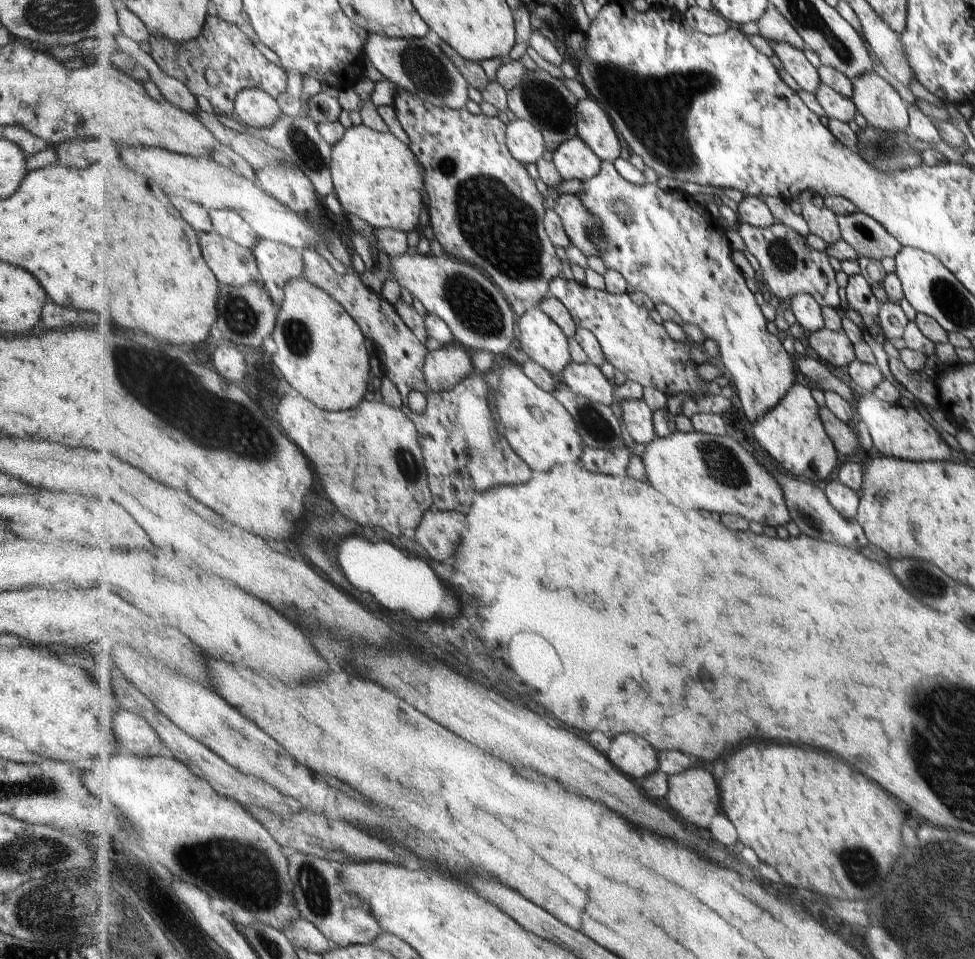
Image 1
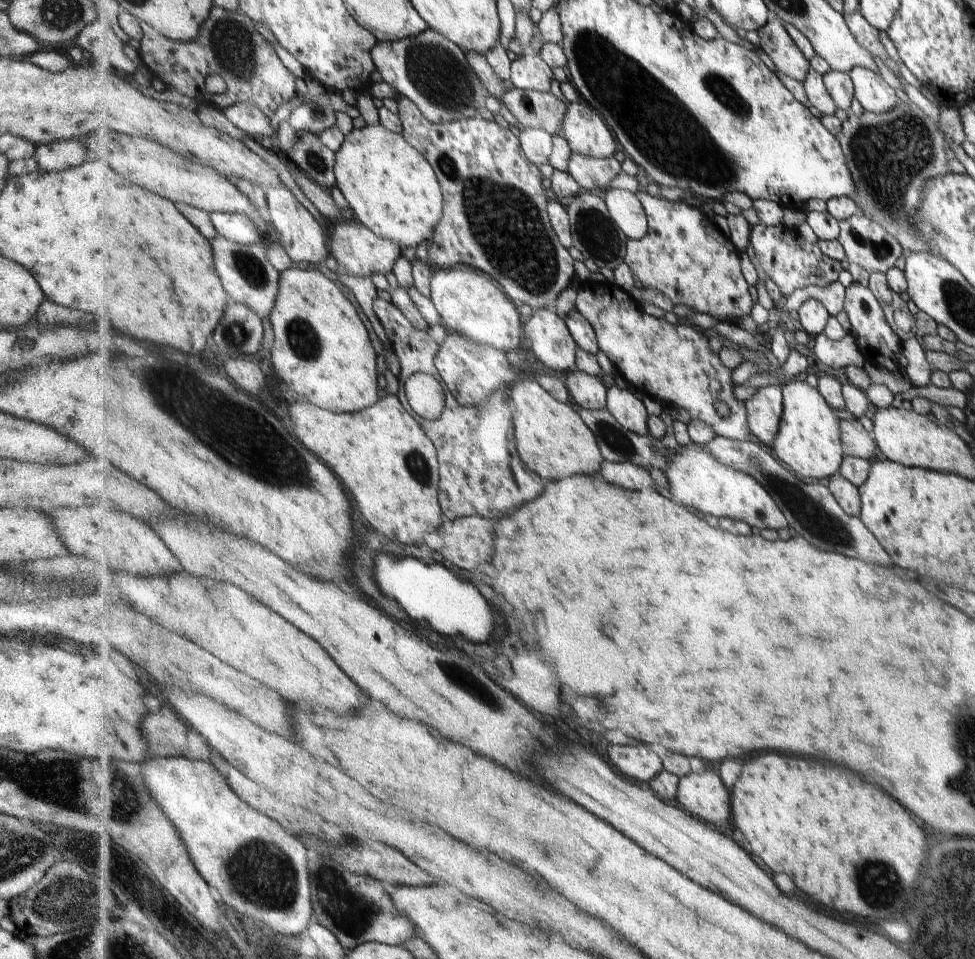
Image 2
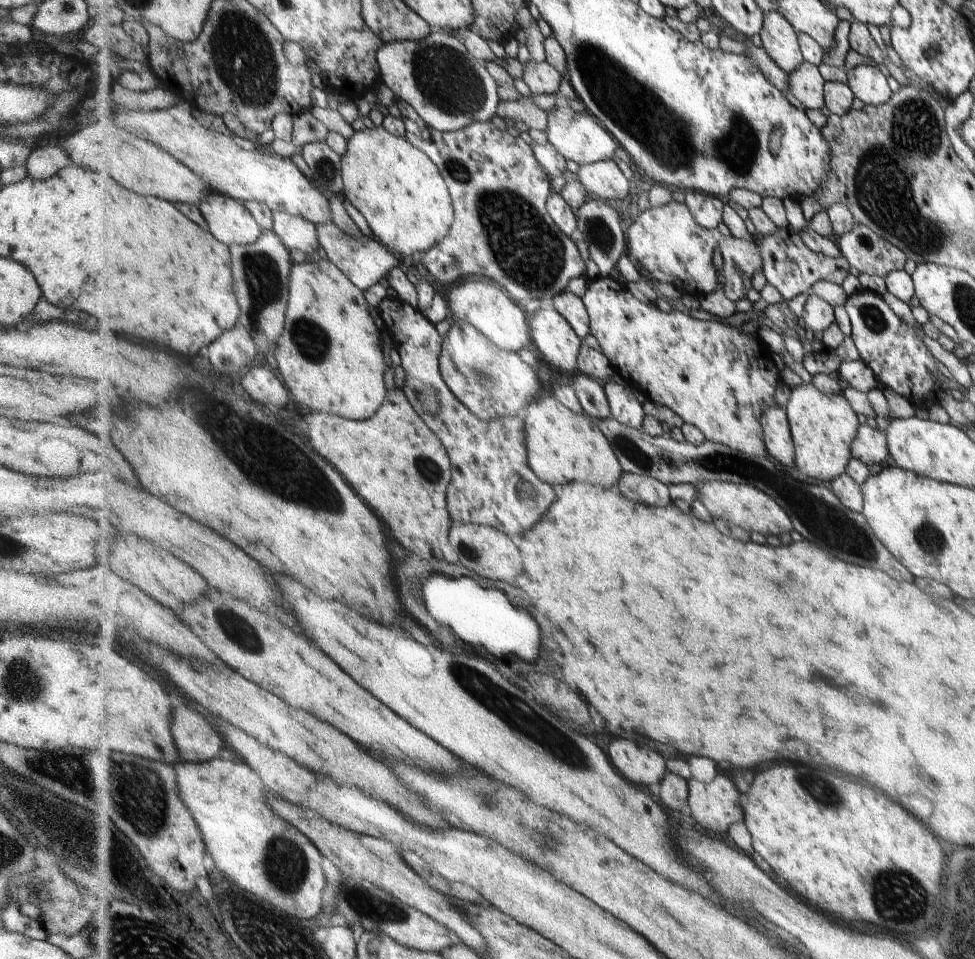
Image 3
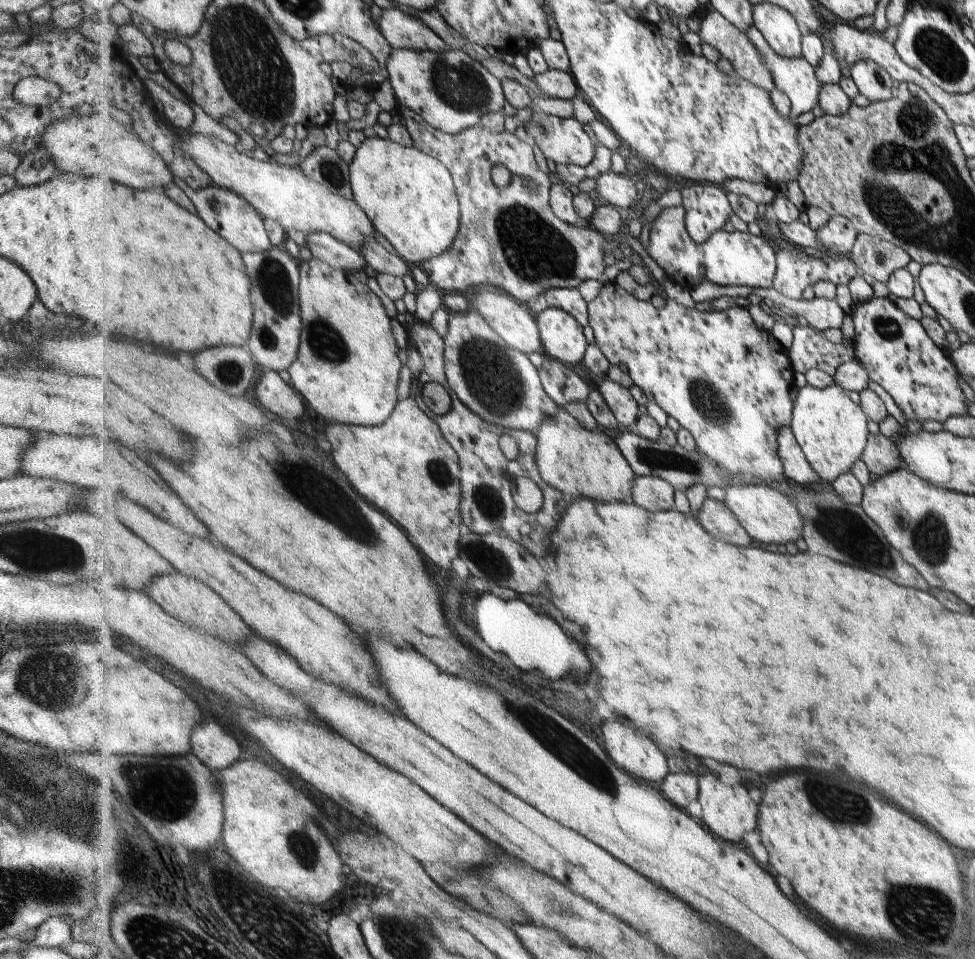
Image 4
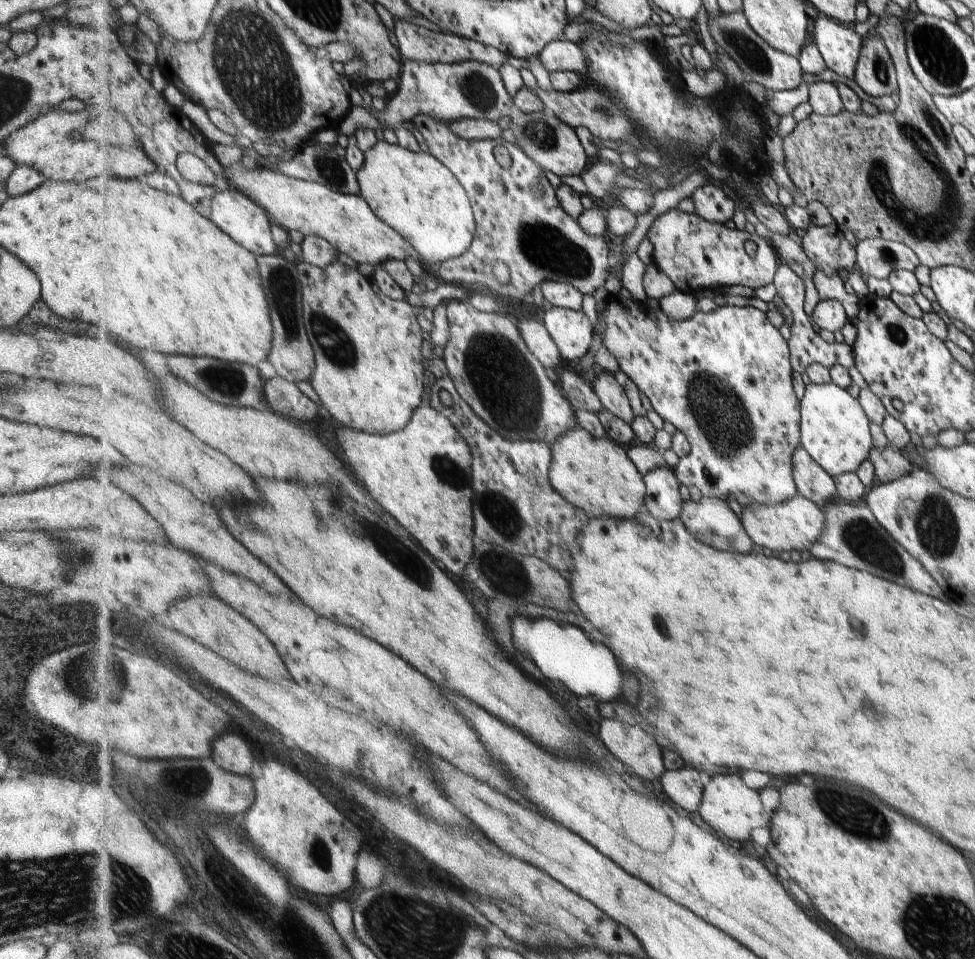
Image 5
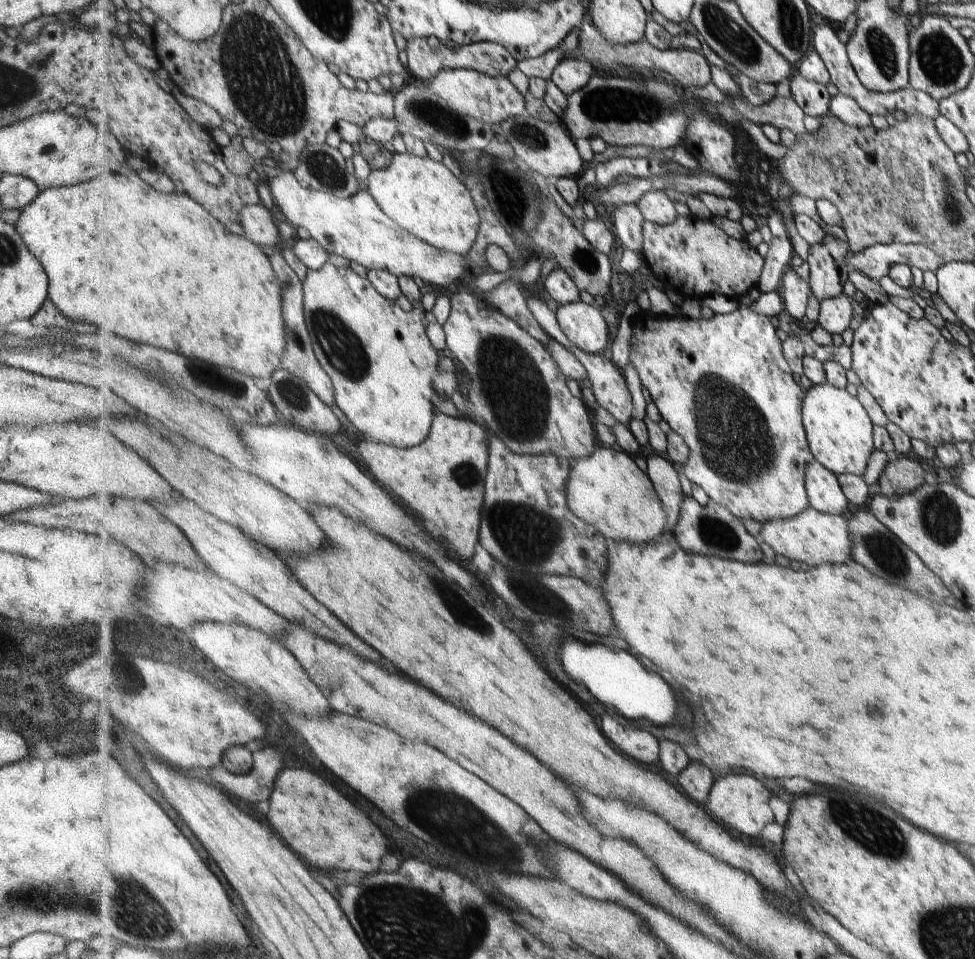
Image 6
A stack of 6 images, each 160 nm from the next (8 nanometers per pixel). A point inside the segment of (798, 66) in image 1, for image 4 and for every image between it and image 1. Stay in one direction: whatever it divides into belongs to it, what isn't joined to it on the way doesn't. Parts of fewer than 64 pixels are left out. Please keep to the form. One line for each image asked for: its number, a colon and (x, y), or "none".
2: (774, 39)
3: (779, 37)
4: (779, 26)

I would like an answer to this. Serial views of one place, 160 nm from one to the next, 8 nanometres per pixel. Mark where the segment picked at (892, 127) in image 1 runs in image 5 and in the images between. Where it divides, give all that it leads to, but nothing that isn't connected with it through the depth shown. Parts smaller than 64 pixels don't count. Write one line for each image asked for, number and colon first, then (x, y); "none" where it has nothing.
2: (872, 92)
3: (869, 83)
4: (874, 81)
5: (876, 74)

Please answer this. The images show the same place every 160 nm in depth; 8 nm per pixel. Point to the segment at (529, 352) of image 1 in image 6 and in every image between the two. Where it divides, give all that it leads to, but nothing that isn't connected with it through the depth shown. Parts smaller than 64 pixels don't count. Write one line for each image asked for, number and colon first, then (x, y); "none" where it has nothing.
2: (547, 333)
3: (559, 345)
4: (562, 334)
5: (572, 330)
6: (585, 325)

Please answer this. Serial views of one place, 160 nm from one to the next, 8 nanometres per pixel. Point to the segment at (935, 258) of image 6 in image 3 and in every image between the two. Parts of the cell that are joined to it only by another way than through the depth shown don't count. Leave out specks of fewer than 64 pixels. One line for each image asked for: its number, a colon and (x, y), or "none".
3: (867, 251)
4: (879, 258)
5: (880, 258)

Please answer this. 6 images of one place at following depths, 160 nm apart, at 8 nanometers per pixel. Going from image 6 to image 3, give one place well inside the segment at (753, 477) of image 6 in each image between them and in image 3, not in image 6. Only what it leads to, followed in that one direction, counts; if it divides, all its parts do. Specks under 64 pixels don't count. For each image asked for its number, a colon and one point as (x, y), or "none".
3: (720, 378)
4: (727, 382)
5: (724, 378)

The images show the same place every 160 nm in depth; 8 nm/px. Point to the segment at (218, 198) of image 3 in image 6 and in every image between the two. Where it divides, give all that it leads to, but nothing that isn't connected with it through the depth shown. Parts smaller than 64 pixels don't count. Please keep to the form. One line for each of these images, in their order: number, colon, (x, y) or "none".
4: (230, 214)
5: (237, 213)
6: (260, 225)

